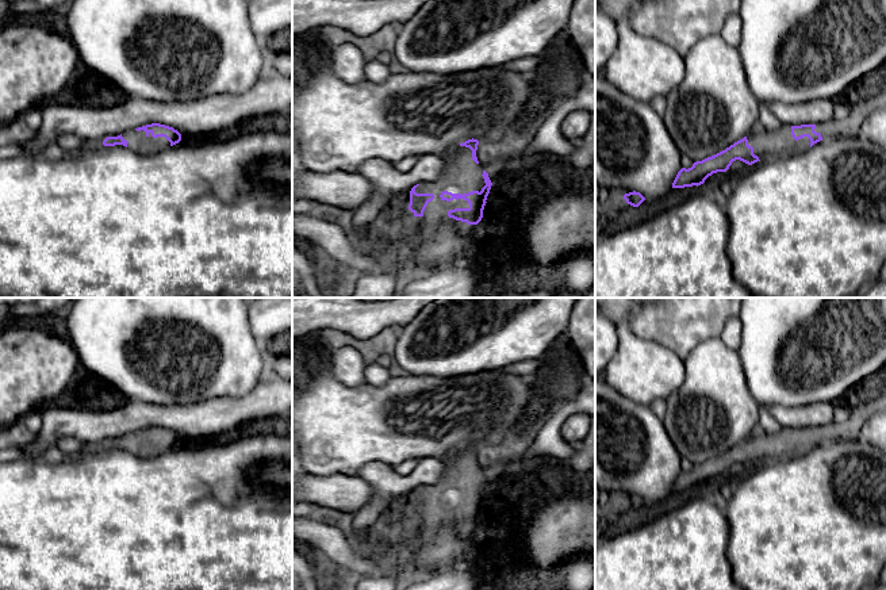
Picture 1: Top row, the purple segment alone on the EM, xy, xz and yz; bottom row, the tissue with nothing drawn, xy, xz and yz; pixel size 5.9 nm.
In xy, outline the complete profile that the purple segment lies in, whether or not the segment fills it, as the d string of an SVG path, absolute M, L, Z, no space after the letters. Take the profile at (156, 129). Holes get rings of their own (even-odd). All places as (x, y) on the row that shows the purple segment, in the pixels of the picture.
M151 123L118 137L107 137L104 146L123 145L138 153L158 152L181 141L181 134L173 127Z

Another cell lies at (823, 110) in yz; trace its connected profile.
M817 99L806 103L764 103L782 126L828 123L840 116L837 101Z

